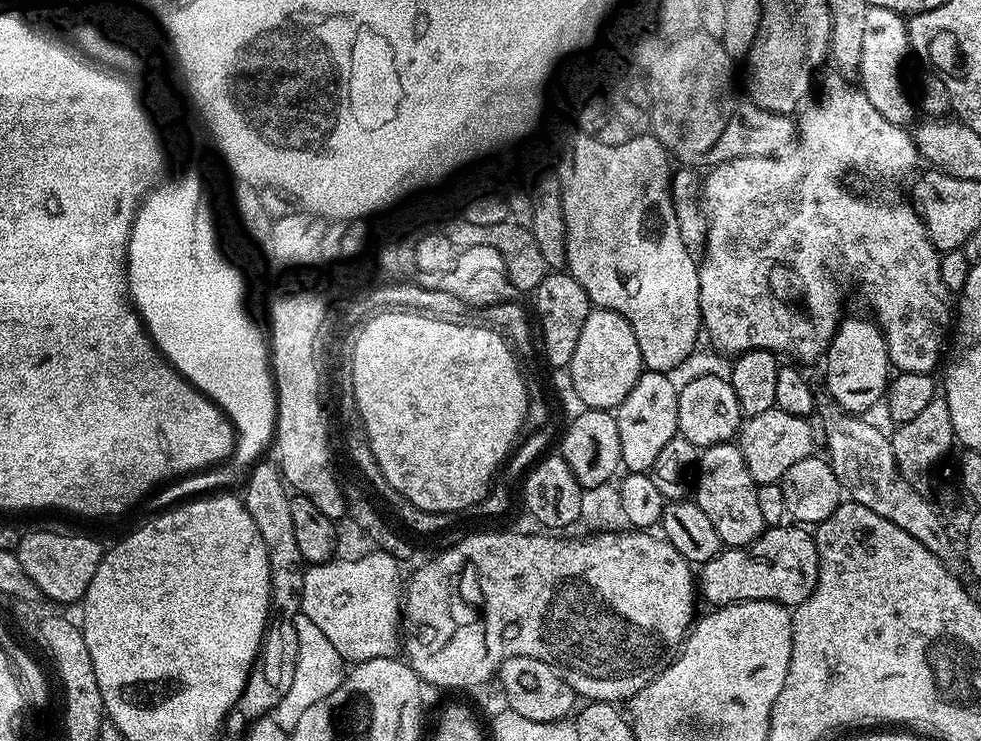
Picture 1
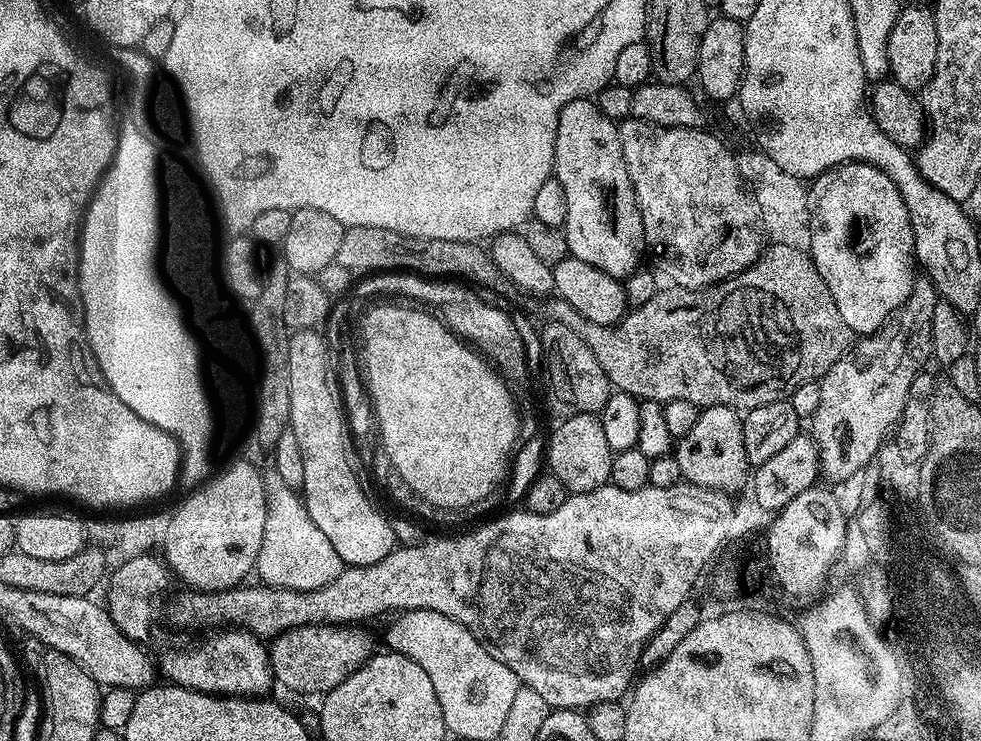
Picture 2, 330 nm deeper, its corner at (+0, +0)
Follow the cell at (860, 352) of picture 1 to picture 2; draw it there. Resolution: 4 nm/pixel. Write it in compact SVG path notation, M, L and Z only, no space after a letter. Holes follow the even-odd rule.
M840 164L828 172L815 177L808 191L808 213L810 214L811 255L818 274L826 282L838 306L838 314L850 326L853 334L875 334L888 323L892 312L896 312L910 298L910 290L918 279L914 267L914 234L902 194L882 170L869 164Z

